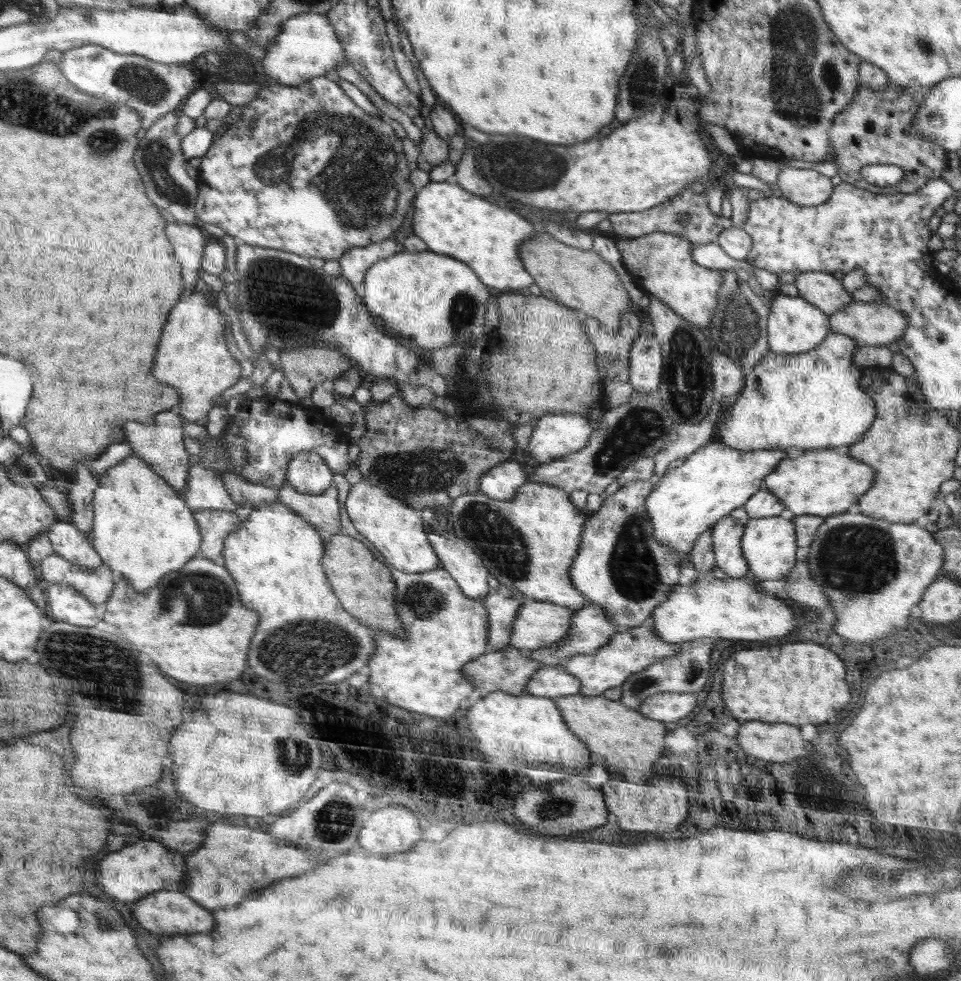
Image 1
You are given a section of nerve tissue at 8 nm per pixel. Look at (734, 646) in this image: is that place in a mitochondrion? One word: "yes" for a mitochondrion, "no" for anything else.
no

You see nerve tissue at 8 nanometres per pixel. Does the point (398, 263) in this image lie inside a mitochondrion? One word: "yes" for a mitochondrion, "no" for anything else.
no

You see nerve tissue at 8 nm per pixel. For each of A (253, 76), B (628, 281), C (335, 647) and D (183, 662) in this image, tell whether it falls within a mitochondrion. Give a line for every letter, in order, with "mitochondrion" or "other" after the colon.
A: other
B: other
C: mitochondrion
D: other

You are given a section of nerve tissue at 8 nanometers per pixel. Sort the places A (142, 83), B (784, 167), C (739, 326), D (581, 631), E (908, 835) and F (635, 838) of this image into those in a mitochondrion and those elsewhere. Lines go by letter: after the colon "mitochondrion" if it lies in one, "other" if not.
A: mitochondrion
B: other
C: mitochondrion
D: other
E: other
F: other

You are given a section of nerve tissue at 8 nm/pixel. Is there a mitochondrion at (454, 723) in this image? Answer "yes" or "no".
no

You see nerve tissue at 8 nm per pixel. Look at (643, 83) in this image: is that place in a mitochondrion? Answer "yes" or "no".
yes

